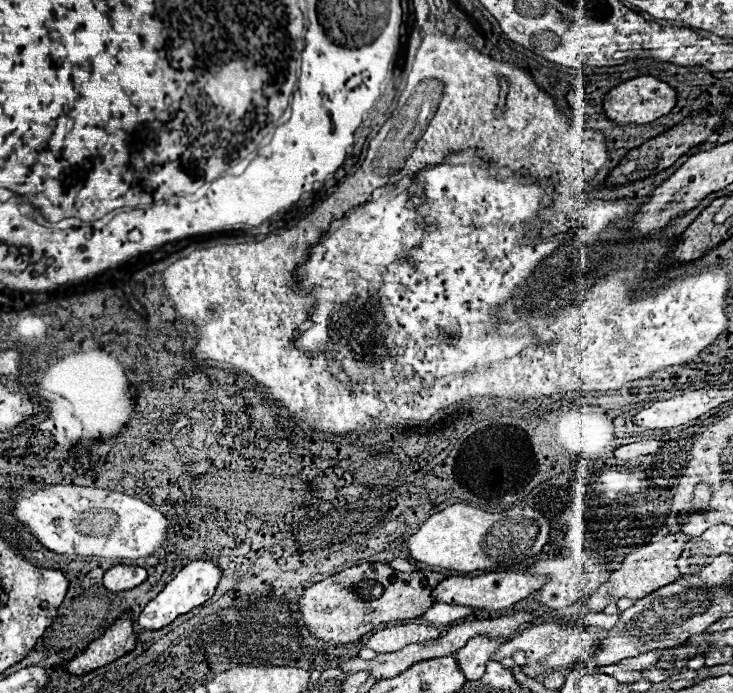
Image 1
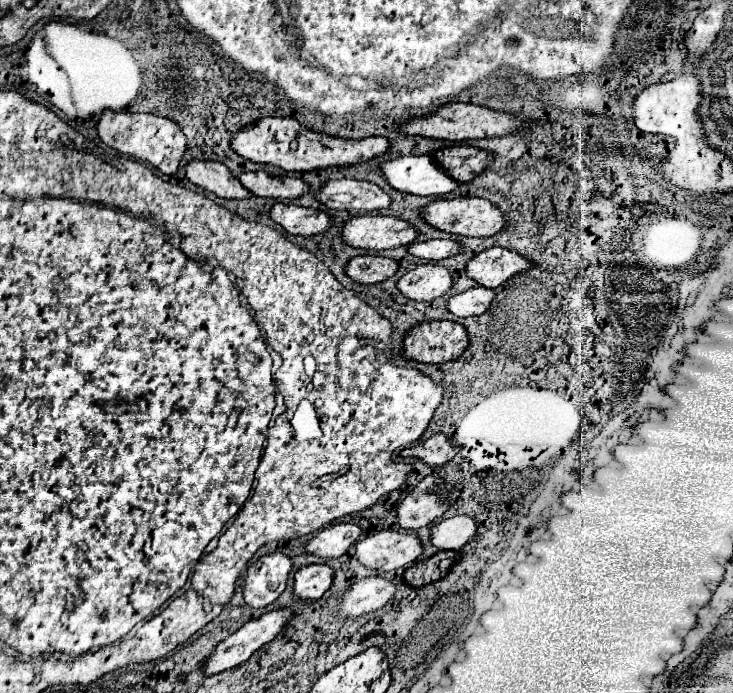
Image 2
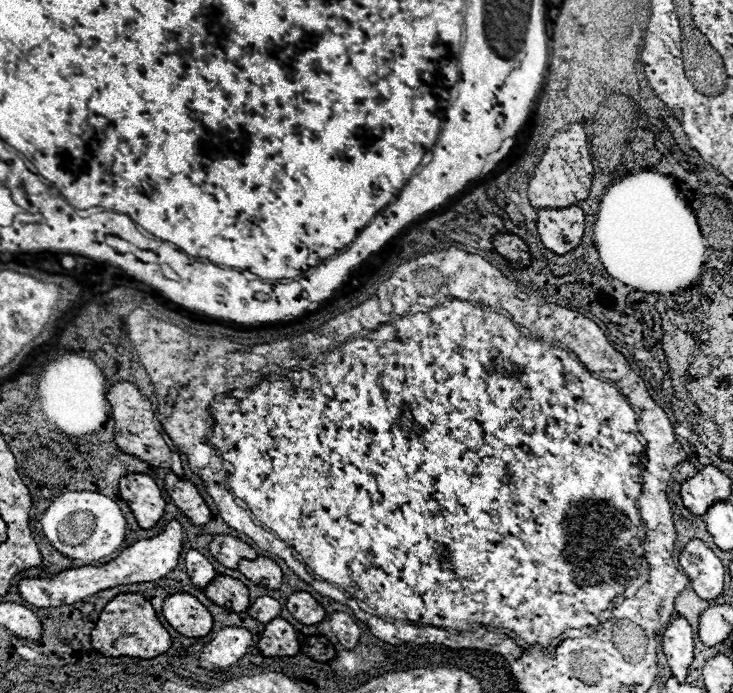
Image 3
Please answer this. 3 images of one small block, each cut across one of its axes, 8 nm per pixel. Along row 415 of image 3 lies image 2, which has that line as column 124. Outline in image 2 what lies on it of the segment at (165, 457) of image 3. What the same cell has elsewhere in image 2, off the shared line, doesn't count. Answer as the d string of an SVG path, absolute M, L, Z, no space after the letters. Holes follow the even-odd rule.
M104 112L100 122L98 122L98 136L102 138L104 144L110 148L128 154L136 160L144 160L152 166L156 166L162 174L176 174L180 160L184 152L188 150L186 146L186 136L182 128L172 122L170 118L162 118L156 114L132 114L132 112Z

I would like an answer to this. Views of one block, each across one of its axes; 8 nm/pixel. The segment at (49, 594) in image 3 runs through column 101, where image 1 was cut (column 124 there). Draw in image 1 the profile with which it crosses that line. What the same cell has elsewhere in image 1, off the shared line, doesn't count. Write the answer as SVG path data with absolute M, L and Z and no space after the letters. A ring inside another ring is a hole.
M112 566L110 570L106 570L104 574L104 586L110 592L124 592L124 590L132 590L138 584L142 584L148 578L146 570L140 566Z

